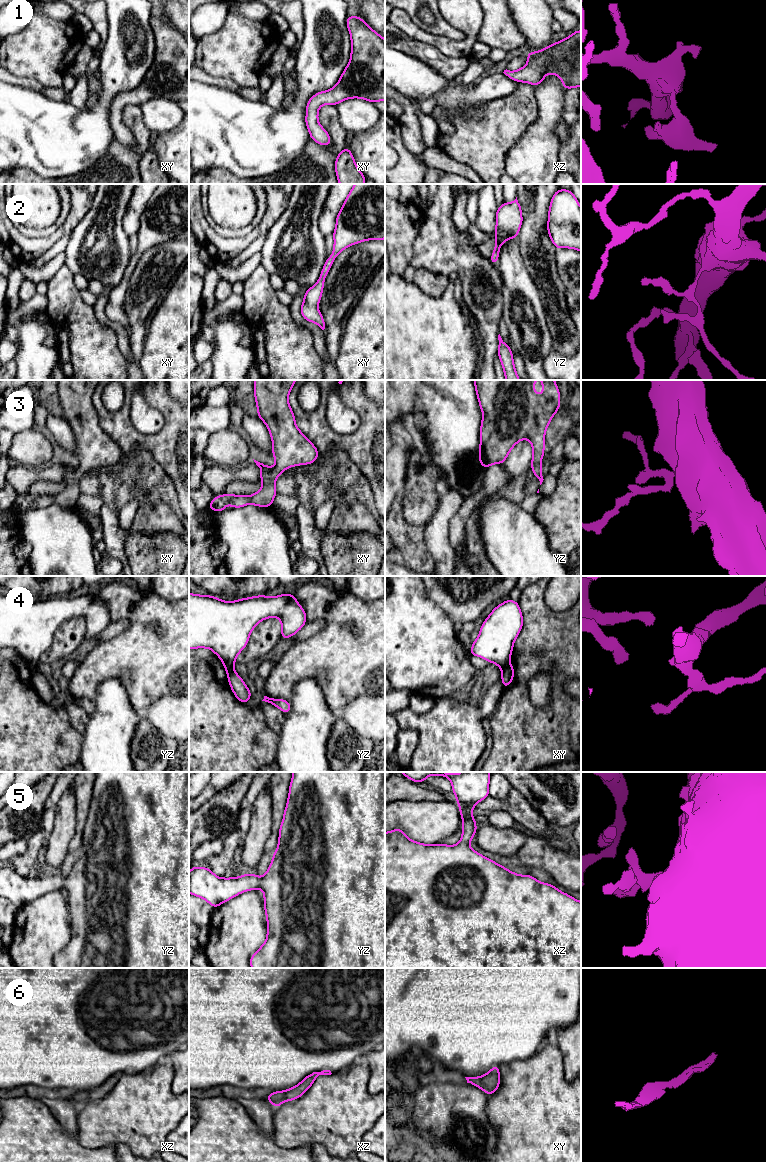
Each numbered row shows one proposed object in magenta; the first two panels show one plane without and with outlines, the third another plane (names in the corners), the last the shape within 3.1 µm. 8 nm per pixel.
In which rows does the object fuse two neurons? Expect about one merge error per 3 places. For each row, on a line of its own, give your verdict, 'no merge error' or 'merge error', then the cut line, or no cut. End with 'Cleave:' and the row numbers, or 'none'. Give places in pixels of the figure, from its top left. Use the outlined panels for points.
1: no merge error | no cut
2: no merge error | no cut
3: no merge error | no cut
4: merge error | yz (232, 667), (228, 678)
5: no merge error | no cut
6: no merge error | no cut
Cleave: 4

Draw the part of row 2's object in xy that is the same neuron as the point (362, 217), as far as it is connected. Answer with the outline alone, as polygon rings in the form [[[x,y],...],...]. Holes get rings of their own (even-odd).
[[[355,184],[353,186],[337,215],[333,237],[332,255],[326,259],[317,283],[305,291],[300,309],[306,321],[316,323],[322,330],[325,329],[325,322],[317,306],[321,300],[325,278],[338,254],[345,248],[365,240],[385,239],[385,184]]]

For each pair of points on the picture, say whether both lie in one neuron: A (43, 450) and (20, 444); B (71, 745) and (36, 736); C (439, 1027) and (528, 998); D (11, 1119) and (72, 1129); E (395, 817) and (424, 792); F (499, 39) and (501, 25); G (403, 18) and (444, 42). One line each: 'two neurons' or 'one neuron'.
A: one neuron
B: one neuron
C: one neuron
D: two neurons
E: two neurons
F: one neuron
G: one neuron

